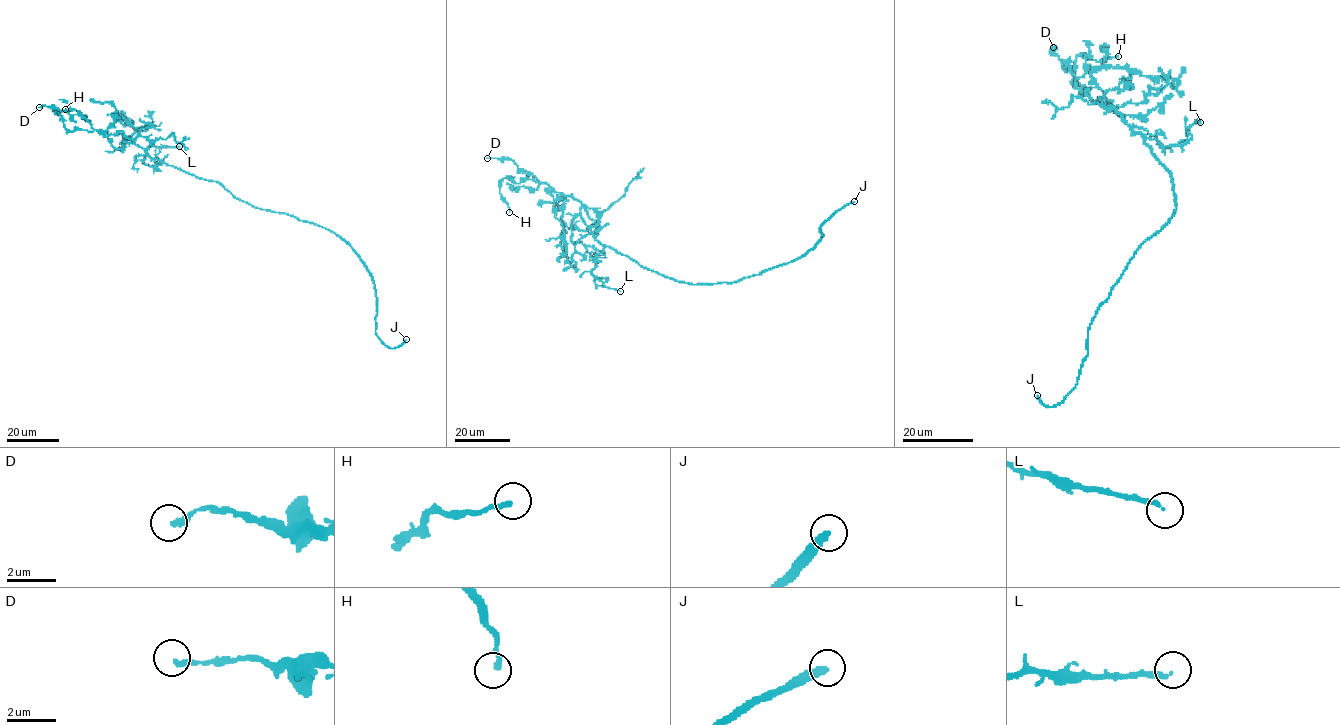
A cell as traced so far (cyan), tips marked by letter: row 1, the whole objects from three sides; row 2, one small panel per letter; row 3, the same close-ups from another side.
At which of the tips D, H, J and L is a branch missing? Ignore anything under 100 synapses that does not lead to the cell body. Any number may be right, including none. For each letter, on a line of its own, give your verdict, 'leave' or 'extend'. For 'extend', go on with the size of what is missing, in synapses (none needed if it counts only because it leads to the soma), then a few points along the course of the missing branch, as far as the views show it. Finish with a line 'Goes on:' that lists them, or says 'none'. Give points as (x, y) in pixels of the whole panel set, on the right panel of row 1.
D: leave
H: leave
J: extend; missing branch runs (1037, 395), (1018, 327)
L: leave
Goes on: J

